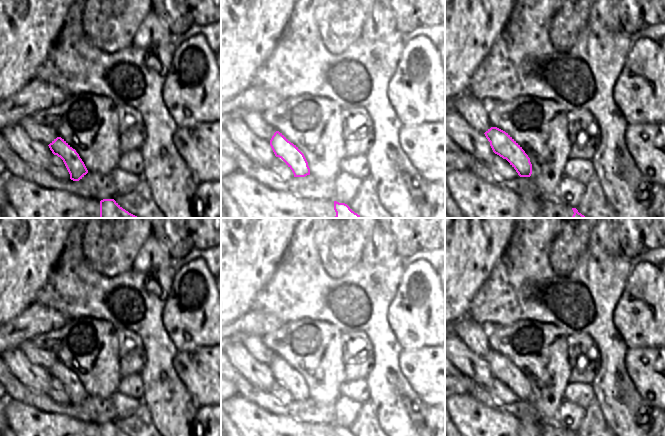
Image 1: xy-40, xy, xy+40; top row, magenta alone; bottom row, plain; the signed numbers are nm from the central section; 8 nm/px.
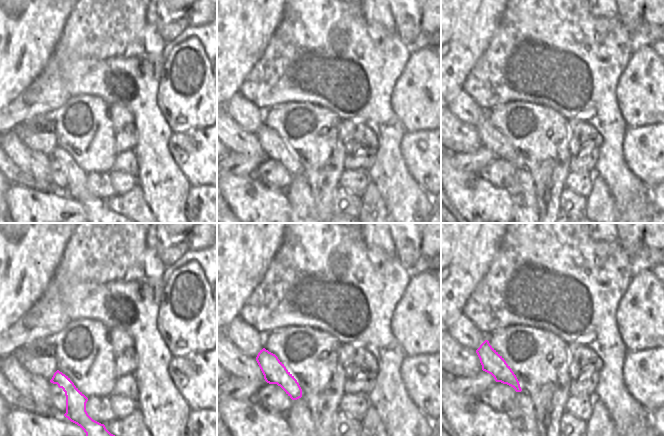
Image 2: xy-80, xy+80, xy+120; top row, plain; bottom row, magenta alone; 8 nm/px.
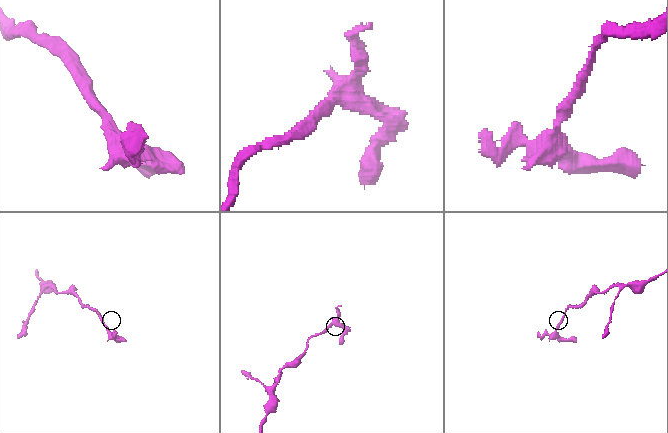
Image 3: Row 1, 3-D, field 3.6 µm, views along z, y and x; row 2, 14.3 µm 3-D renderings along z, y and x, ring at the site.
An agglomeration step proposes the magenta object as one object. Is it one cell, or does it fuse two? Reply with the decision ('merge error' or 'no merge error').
merge error

